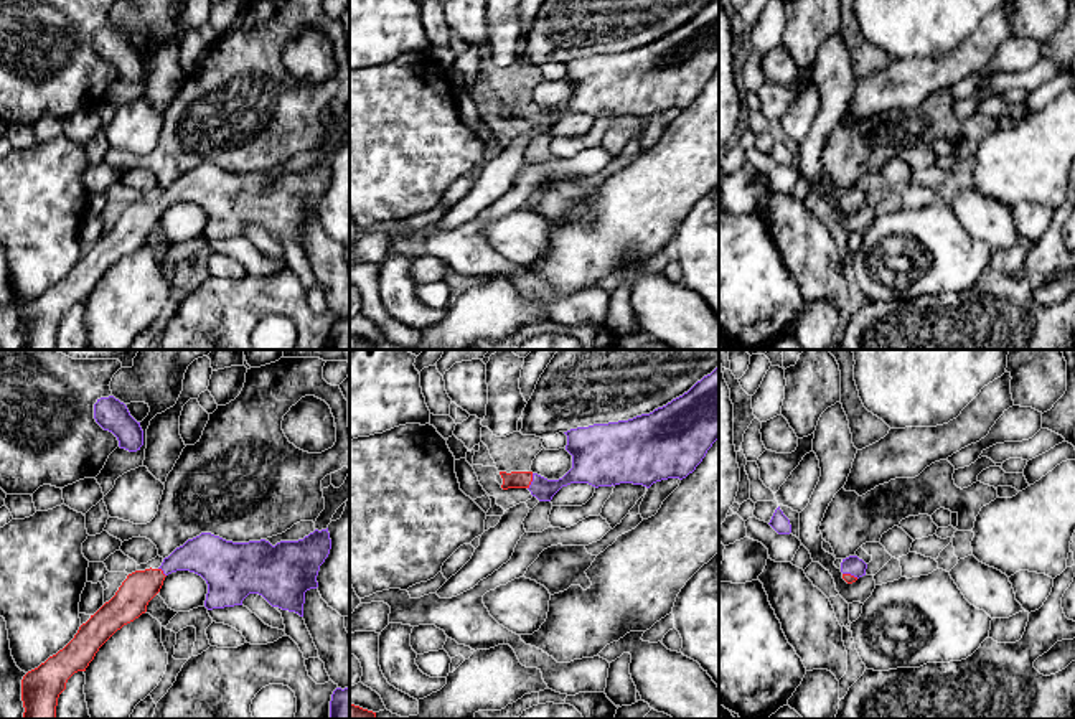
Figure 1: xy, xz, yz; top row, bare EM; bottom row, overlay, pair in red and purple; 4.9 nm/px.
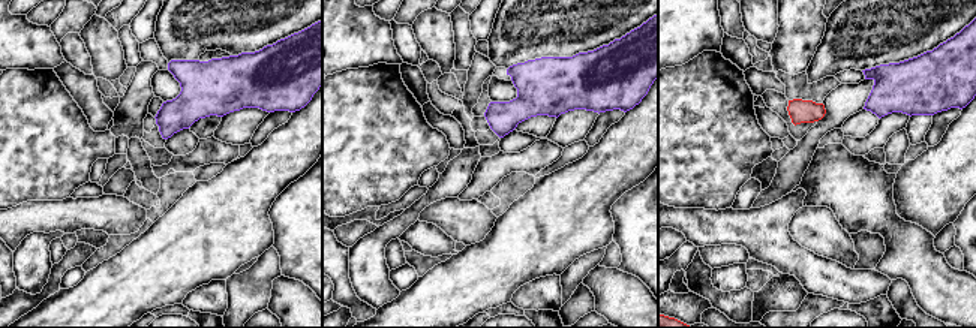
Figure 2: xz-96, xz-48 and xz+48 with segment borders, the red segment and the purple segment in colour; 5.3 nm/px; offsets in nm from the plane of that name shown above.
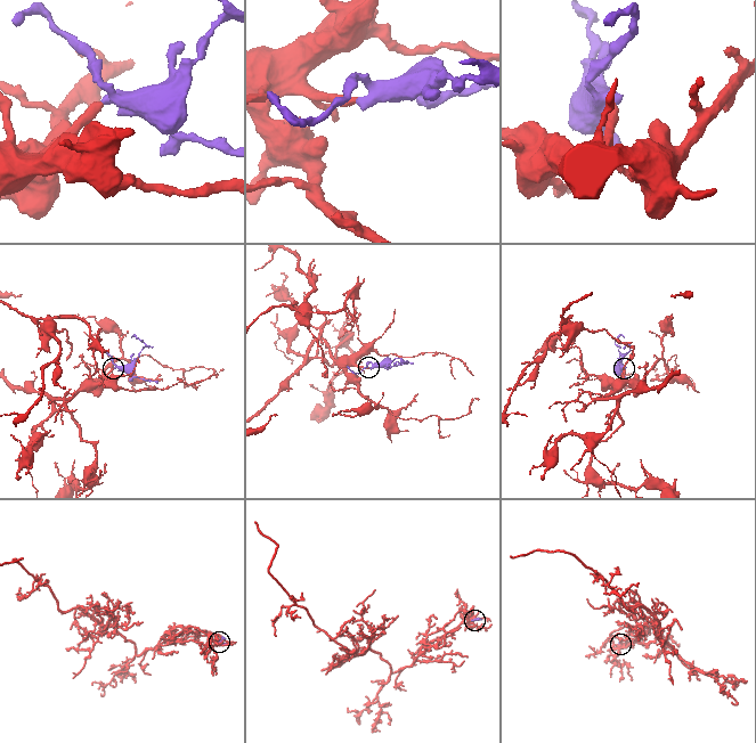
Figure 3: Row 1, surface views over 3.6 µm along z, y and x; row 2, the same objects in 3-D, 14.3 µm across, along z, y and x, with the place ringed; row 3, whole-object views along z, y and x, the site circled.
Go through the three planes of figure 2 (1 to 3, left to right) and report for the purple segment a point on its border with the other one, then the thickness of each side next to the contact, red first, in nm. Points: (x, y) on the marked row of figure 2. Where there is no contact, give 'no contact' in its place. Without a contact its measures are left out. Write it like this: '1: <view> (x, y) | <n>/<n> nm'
1: no contact
2: no contact
3: no contact

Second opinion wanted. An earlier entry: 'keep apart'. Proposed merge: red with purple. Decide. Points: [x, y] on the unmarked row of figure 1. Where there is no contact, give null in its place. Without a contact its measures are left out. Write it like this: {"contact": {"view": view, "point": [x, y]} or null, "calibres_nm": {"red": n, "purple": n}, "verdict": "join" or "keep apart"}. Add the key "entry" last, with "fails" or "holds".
{"contact": {"view": "xz", "point": [531, 111]}, "calibres_nm": {"red": 80, "purple": 110}, "verdict": "join", "entry": "fails"}

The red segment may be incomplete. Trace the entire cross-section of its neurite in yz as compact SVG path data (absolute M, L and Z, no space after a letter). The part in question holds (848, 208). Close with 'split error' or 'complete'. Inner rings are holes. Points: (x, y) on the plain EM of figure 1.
M849 186L841 193L843 209L847 214L856 213L859 208L866 206L867 195L857 186Z; split error

